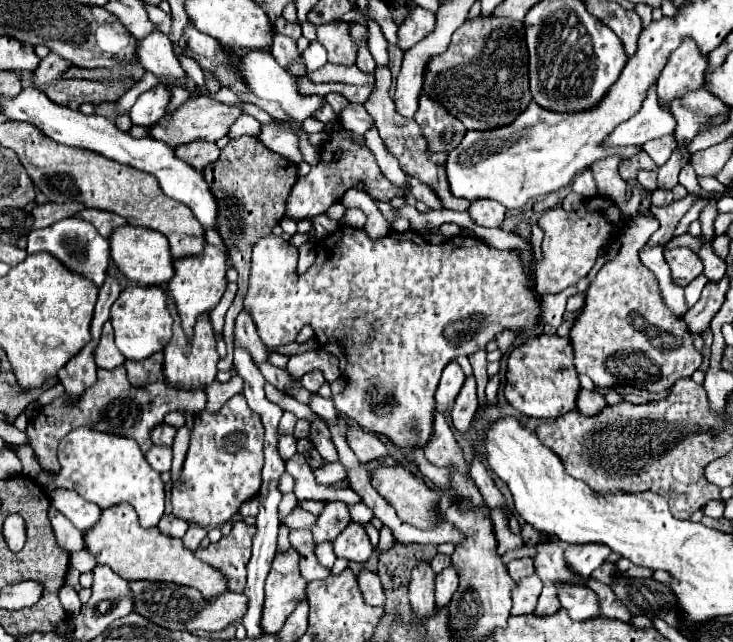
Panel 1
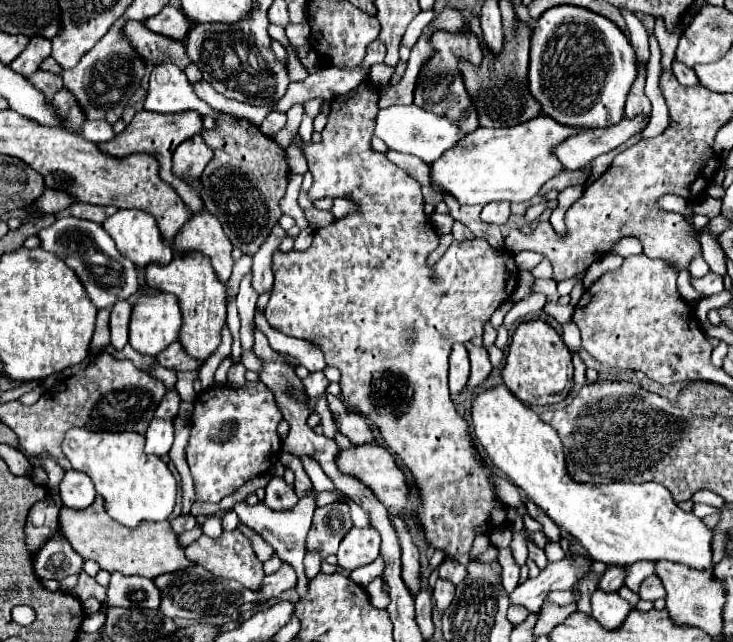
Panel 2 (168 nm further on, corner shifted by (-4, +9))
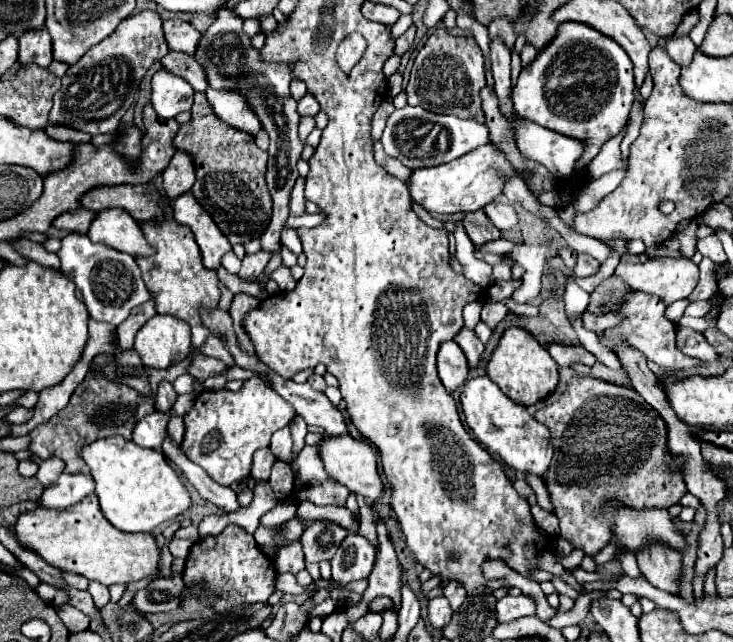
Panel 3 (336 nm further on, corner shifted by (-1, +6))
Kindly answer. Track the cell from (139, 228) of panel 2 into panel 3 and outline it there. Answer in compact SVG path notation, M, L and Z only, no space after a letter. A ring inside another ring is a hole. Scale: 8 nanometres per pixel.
M100 210L88 230L88 236L136 258L152 254L140 224L126 210Z

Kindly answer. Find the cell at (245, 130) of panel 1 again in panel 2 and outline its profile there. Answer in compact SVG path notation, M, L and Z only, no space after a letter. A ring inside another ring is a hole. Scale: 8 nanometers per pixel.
M161 63L153 67L149 77L149 91L143 107L155 113L199 111L201 115L212 118L220 115L195 95L193 85L185 77L185 73L177 69L173 63Z

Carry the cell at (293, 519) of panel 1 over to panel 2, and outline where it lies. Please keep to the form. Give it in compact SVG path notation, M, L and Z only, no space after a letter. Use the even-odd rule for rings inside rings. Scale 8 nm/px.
M273 477L267 485L267 495L265 495L265 505L271 507L271 509L277 509L277 511L283 511L283 509L291 509L293 505L297 505L299 497L295 495L293 491L293 485L285 483L283 477Z

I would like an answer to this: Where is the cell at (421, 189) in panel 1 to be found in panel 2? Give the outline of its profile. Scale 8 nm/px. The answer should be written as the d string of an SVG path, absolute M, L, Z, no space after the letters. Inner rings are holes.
M387 151L385 153L387 159L391 163L395 163L397 167L405 169L407 175L411 175L415 181L419 181L423 187L429 185L429 165L425 165L423 161L419 161L417 157L407 157L407 155L401 155L397 151Z

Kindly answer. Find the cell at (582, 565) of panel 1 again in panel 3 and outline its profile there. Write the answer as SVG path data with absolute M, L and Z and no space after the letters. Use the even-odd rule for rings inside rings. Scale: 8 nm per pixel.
M508 594L496 604L498 622L508 622L520 616L534 616L534 614L536 614L536 600L526 594L520 594L520 596Z

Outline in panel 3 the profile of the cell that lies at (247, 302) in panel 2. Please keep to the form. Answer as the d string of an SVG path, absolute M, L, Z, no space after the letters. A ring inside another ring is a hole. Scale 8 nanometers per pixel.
M262 250L256 252L256 254L252 254L252 256L246 256L242 260L242 268L238 272L238 278L242 282L256 282L256 278L260 276L260 272L266 268L268 260L270 260L270 256L266 256L266 252L262 252Z

